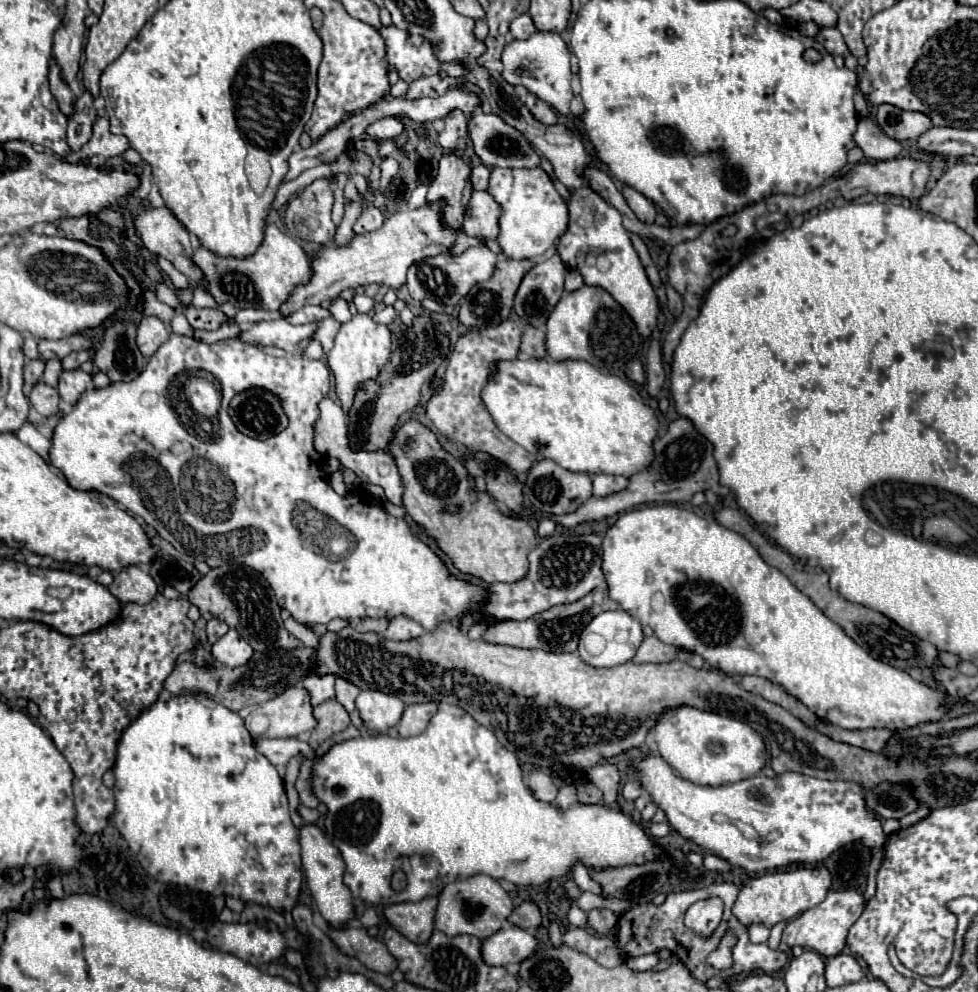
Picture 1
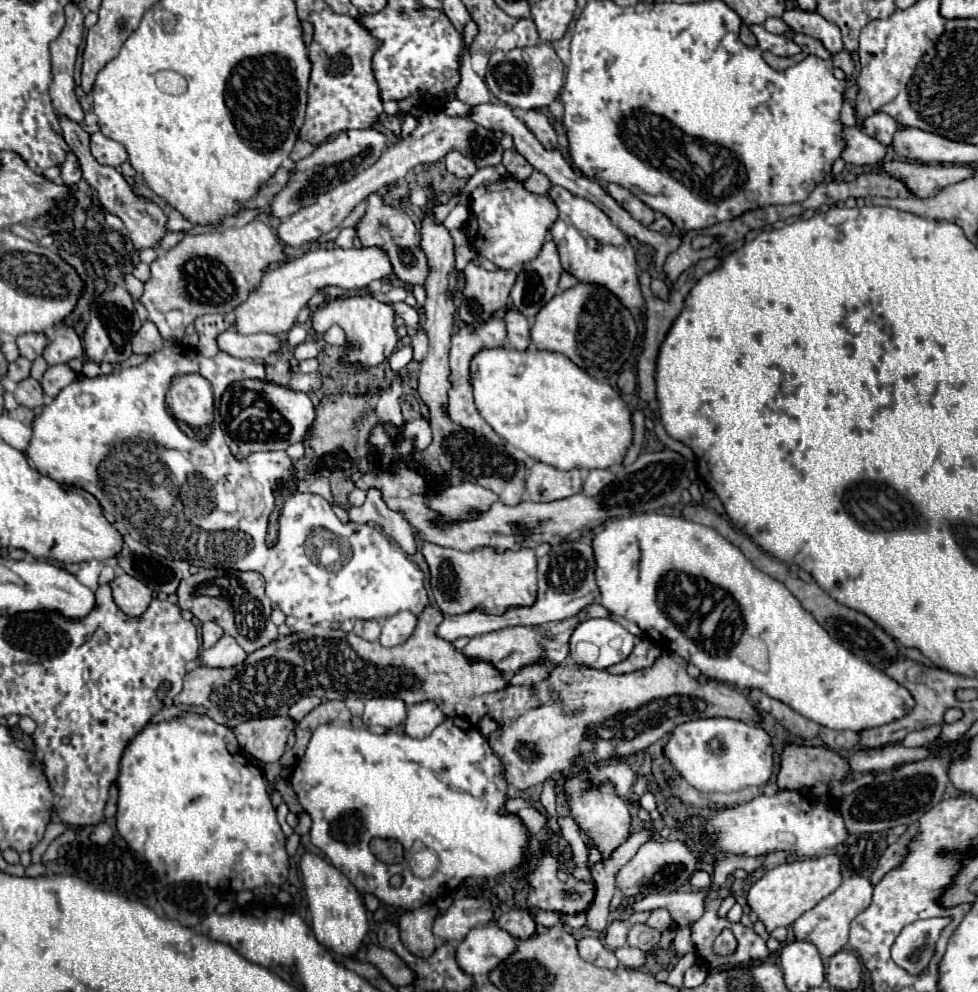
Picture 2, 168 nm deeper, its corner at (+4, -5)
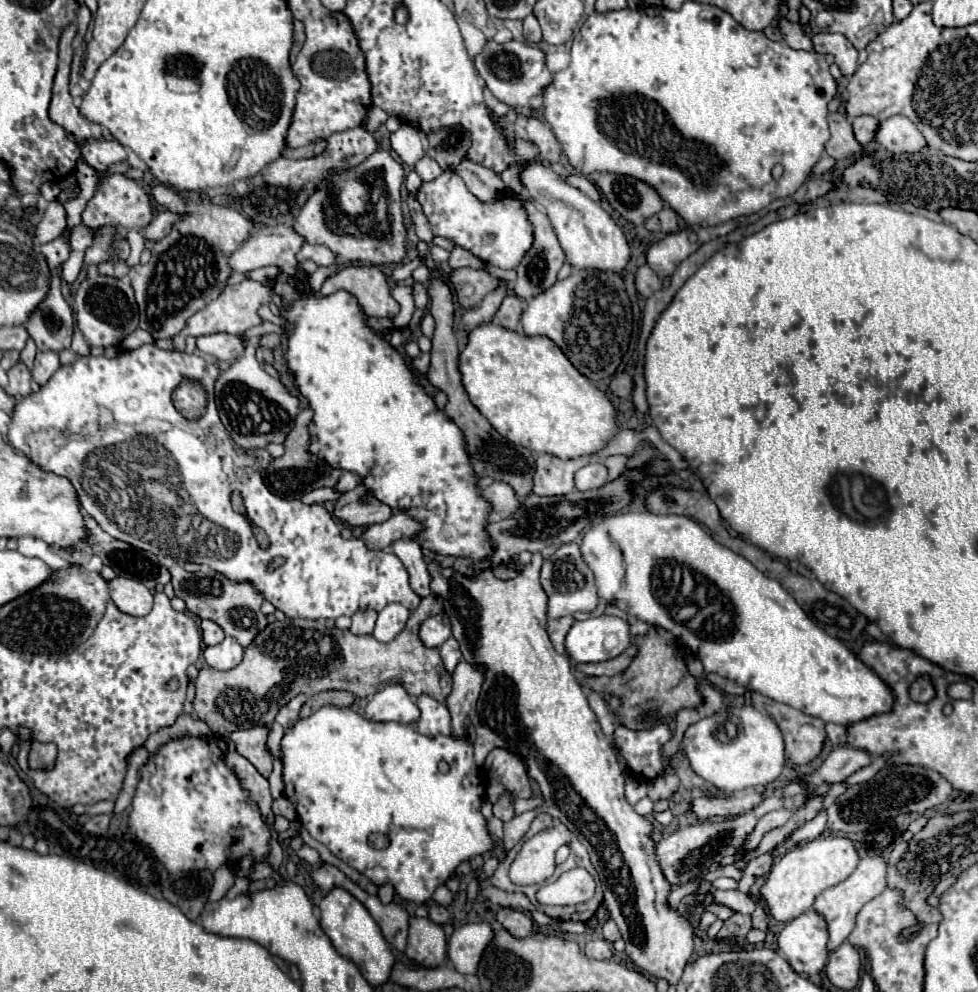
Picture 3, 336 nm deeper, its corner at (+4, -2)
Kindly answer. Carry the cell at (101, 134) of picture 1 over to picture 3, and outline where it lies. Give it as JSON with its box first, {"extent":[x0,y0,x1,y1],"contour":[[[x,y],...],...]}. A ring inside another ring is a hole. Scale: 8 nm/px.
{"extent":[83,140,127,170],"contour":[[[89,140],[83,148],[83,162],[95,170],[103,170],[111,164],[127,160],[125,148],[117,140]]]}

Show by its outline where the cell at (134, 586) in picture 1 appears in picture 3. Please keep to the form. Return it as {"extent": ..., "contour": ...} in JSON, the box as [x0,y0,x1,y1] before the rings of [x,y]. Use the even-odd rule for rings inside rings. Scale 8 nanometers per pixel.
{"extent":[109,578,153,616],"contour":[[[113,578],[109,582],[109,594],[115,606],[129,616],[147,616],[153,608],[153,594],[129,578]]]}

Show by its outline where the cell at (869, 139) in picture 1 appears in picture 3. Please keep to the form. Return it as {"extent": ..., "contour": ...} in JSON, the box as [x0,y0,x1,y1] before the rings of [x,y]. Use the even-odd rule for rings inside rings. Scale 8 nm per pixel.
{"extent":[825,112,861,160],"contour":[[[835,112],[827,116],[829,122],[829,132],[831,138],[825,144],[825,152],[829,156],[833,156],[835,160],[843,160],[849,156],[859,156],[861,154],[861,144],[855,140],[853,132],[851,132],[851,122],[847,120],[847,116]]]}

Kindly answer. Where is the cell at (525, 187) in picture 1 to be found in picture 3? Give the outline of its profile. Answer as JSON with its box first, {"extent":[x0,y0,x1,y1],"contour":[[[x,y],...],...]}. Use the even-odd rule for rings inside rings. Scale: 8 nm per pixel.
{"extent":[417,170,531,270],"contour":[[[445,170],[435,180],[421,184],[421,188],[417,190],[417,200],[435,236],[449,238],[455,246],[469,250],[473,256],[487,264],[503,270],[517,268],[527,248],[531,248],[531,224],[527,224],[523,208],[515,204],[515,198],[511,194],[505,194],[491,204],[483,204],[475,200],[475,196],[471,196],[457,172]]]}

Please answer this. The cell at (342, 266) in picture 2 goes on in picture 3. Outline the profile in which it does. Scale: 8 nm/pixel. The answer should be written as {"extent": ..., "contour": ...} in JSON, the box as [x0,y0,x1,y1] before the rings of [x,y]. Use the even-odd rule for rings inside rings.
{"extent":[173,280,273,350],"contour":[[[243,280],[241,284],[225,286],[223,292],[219,294],[219,298],[215,298],[215,300],[209,302],[205,308],[201,308],[199,312],[195,312],[195,314],[187,320],[185,328],[183,328],[177,336],[173,336],[173,346],[175,346],[175,350],[185,350],[185,340],[187,340],[187,336],[197,338],[197,336],[207,336],[207,334],[217,334],[217,332],[227,332],[227,334],[239,336],[239,334],[243,334],[247,328],[261,324],[261,318],[259,318],[257,310],[259,310],[261,304],[269,304],[269,302],[271,302],[271,294],[273,294],[271,288],[267,288],[267,286],[261,284],[261,282],[253,282],[253,280]]]}

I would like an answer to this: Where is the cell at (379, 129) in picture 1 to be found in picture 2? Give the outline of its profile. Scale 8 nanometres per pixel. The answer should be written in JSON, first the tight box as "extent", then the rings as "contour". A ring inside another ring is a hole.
{"extent":[271,127,387,219],"contour":[[[375,127],[343,131],[337,137],[317,145],[317,149],[309,157],[295,163],[291,183],[271,201],[273,215],[279,219],[285,219],[287,215],[293,215],[299,207],[305,207],[307,203],[315,203],[317,193],[329,191],[331,187],[337,187],[339,183],[345,183],[347,179],[355,177],[355,173],[371,167],[381,157],[385,147],[387,147],[387,137]]]}

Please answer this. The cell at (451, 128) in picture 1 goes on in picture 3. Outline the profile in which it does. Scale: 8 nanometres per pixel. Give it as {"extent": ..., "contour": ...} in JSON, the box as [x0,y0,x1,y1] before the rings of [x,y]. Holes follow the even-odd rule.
{"extent":[455,160,505,202],"contour":[[[463,160],[455,172],[463,178],[469,192],[475,194],[481,202],[493,202],[499,196],[505,194],[503,180],[491,172],[489,168],[483,168],[481,164],[475,164],[471,160]]]}

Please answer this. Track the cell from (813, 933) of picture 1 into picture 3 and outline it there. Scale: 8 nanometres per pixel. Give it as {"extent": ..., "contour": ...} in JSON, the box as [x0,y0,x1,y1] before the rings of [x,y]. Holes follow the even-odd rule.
{"extent":[813,856,887,950],"contour":[[[881,856],[863,858],[859,862],[857,870],[847,880],[839,882],[837,886],[827,888],[823,894],[817,896],[817,900],[813,904],[813,910],[817,910],[819,914],[823,914],[825,920],[827,920],[827,926],[829,926],[829,944],[827,944],[827,948],[829,950],[835,950],[837,946],[841,946],[847,940],[847,936],[855,928],[855,916],[859,914],[859,910],[869,900],[873,900],[875,896],[879,896],[887,888],[885,876],[887,876],[887,862]]]}

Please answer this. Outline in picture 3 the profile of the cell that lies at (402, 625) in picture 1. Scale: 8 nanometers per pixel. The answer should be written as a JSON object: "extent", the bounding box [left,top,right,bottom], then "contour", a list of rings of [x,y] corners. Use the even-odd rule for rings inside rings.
{"extent":[373,602,409,642],"contour":[[[397,602],[387,604],[387,606],[379,612],[379,618],[377,618],[373,636],[375,636],[379,642],[391,642],[391,640],[405,628],[407,618],[409,618],[409,610],[407,610],[403,604],[397,604]]]}

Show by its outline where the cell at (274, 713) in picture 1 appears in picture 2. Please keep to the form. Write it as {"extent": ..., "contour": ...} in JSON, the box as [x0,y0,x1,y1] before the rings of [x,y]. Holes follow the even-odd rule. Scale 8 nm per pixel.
{"extent":[235,715,297,763],"contour":[[[289,715],[249,719],[235,727],[235,737],[239,739],[245,753],[253,755],[263,763],[277,761],[287,745],[287,737],[297,729],[297,723]]]}

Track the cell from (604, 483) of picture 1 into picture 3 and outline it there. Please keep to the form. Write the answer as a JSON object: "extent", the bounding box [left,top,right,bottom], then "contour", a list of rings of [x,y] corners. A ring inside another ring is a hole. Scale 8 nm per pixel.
{"extent":[575,462,607,492],"contour":[[[591,462],[575,474],[575,488],[581,492],[595,490],[605,484],[605,478],[607,478],[607,468],[603,466],[603,462]]]}

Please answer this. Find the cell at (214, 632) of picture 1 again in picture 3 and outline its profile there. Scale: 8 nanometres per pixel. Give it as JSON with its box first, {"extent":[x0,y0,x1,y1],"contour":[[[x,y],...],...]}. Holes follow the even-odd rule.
{"extent":[201,620,225,646],"contour":[[[203,620],[203,622],[201,622],[201,632],[203,632],[203,642],[205,642],[207,646],[219,644],[219,642],[225,638],[223,630],[221,630],[215,622],[211,622],[211,620]]]}

